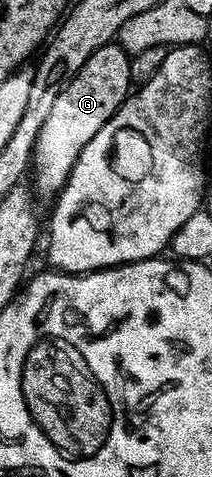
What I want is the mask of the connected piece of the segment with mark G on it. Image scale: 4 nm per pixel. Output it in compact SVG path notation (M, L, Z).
M119 44L99 48L89 57L87 64L79 68L67 88L59 92L59 100L51 104L51 113L47 115L43 128L39 128L31 163L31 186L40 197L42 194L48 200L56 199L71 176L71 168L77 163L79 152L83 152L91 136L111 120L113 113L129 97L129 62L130 55Z

